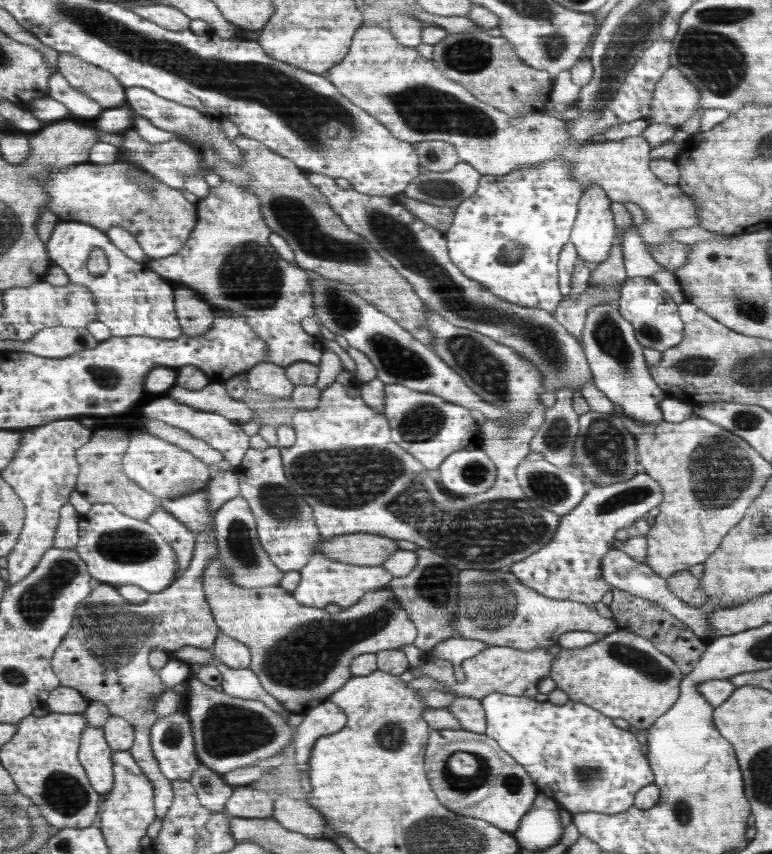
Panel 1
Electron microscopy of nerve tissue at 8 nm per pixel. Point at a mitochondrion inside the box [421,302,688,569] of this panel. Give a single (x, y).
(483, 367)

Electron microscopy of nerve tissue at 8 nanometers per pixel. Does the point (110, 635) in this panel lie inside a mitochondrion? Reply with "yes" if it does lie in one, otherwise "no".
yes

